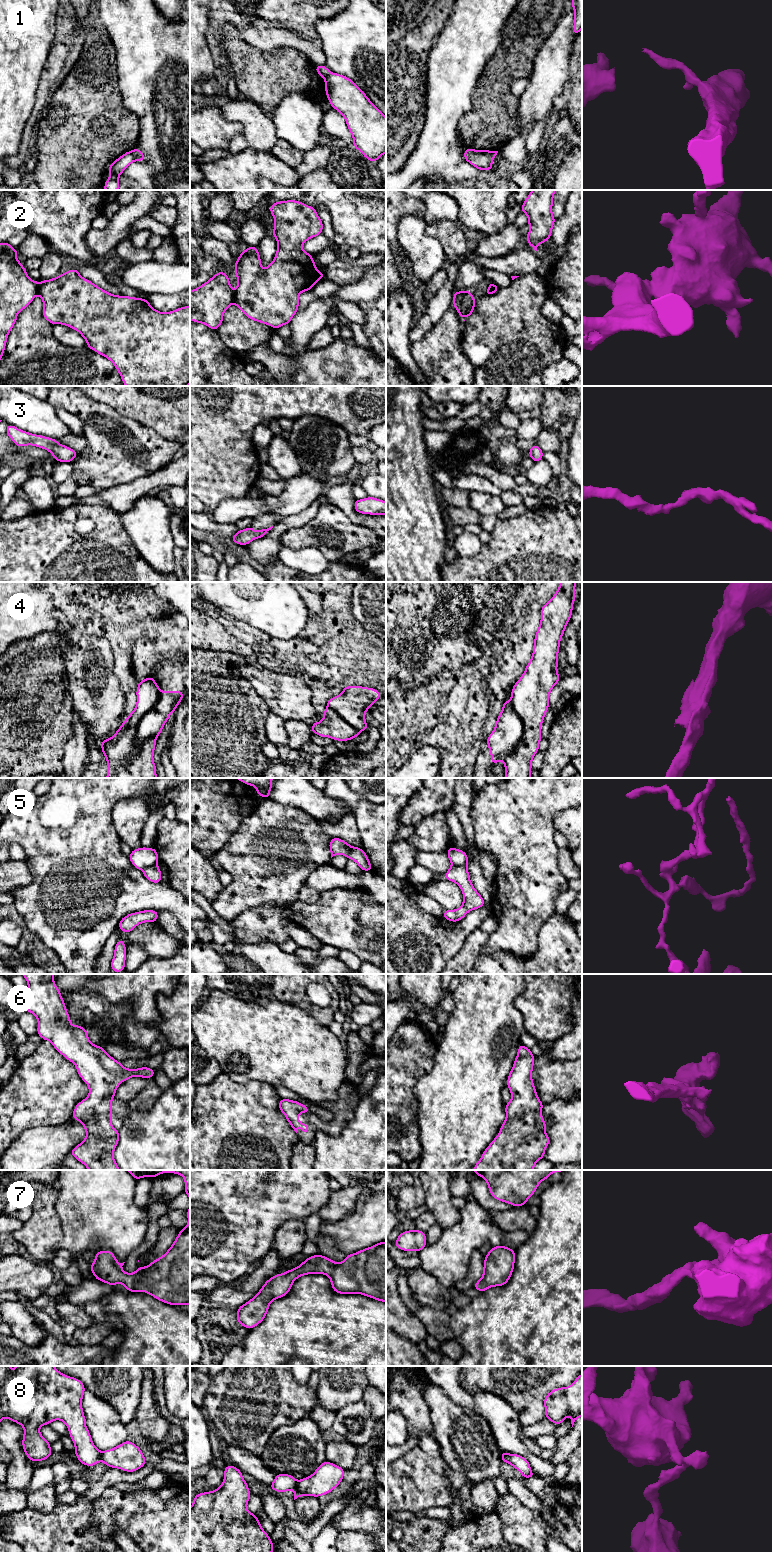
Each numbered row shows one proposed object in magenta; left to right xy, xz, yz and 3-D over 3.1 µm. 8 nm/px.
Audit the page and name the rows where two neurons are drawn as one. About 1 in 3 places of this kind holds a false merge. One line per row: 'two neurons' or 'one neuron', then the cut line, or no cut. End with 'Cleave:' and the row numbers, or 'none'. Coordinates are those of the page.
1: two neurons; cut xy (131, 151), (135, 160)
2: two neurons; cut xz (233, 292), (234, 302)
3: one neuron; cut none
4: two neurons; cut xy (161, 691), (157, 701), (140, 719), (137, 725), (136, 748)
5: two neurons; cut yz (466, 863), (452, 865)
6: one neuron; cut none
7: one neuron; cut none
8: two neurons; cut xy (101, 1452), (99, 1460)
Cleave: 1, 2, 4, 5, 8

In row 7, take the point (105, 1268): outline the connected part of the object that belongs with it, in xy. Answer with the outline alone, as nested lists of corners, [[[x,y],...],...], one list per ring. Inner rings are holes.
[[[190,1206],[187,1210],[188,1224],[179,1230],[174,1243],[167,1252],[148,1266],[138,1267],[134,1273],[122,1270],[125,1262],[119,1264],[112,1251],[97,1251],[90,1266],[95,1279],[112,1285],[121,1283],[129,1292],[146,1292],[155,1299],[170,1305],[190,1305]]]

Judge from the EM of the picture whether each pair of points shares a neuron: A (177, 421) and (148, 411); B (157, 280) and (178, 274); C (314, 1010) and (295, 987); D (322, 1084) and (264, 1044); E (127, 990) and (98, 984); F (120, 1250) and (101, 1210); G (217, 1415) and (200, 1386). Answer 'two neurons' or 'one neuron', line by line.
A: one neuron
B: one neuron
C: one neuron
D: one neuron
E: one neuron
F: one neuron
G: two neurons

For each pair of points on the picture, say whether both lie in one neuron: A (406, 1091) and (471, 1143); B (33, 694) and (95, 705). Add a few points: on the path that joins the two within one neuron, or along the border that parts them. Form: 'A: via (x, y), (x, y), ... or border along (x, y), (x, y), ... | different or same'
A: border along (422, 1077), (414, 1087), (419, 1123) | different
B: border along (66, 678), (74, 711) | different

